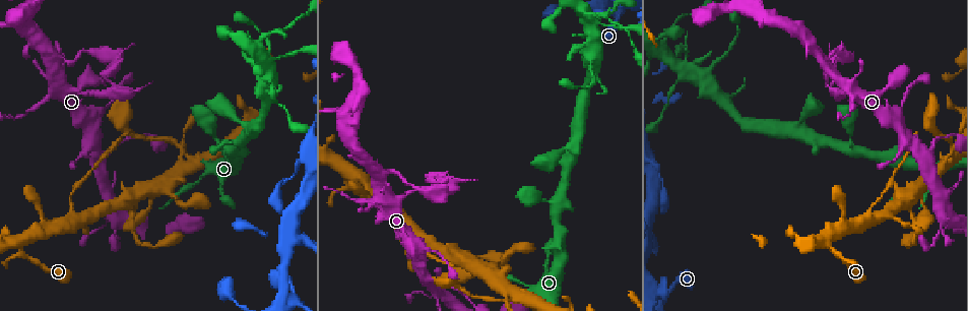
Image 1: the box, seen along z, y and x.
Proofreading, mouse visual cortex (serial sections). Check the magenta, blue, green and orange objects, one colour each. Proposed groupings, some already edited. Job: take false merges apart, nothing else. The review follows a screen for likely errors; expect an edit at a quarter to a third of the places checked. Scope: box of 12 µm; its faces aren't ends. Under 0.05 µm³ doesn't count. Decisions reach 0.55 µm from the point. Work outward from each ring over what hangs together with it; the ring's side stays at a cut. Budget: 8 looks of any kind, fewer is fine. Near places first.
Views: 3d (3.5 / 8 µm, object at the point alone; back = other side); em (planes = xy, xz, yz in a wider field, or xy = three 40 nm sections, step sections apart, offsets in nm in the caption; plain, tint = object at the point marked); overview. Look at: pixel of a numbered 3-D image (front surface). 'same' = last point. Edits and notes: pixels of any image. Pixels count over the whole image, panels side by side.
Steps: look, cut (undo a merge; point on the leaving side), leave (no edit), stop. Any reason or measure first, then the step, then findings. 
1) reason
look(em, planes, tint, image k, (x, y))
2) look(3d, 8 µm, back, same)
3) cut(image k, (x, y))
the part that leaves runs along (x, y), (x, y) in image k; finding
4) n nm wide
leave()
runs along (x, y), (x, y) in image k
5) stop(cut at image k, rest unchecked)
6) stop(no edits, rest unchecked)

three-way junction
look(em, xy, step 1, tint, image 1, (75, 221))

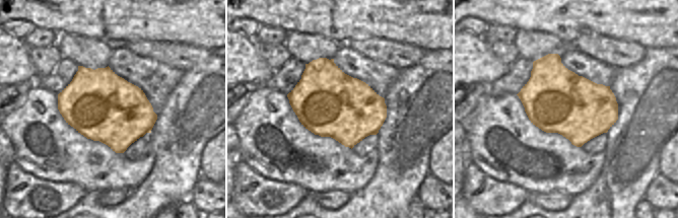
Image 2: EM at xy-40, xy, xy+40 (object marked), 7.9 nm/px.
see where the arms go
look(3d, 3.5 µm, same)

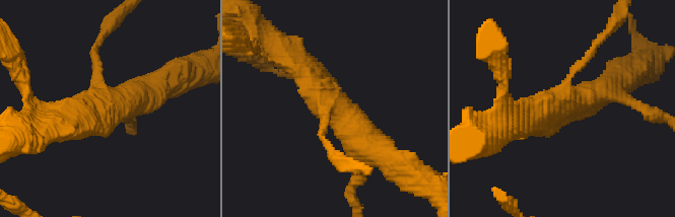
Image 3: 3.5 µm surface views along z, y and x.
arms of 150, 450, 450 nm
leave()
all the same cell

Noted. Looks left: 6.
abrupt turn
look(3d, 3.5 µm, image 1, (401, 174))

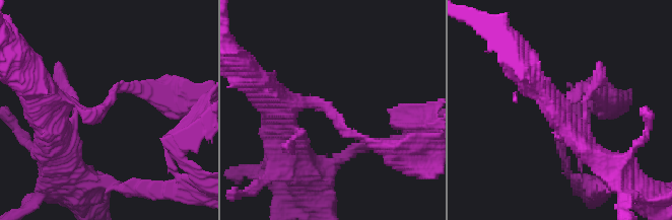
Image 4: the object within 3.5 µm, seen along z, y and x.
need the tissue
look(em, planes, tint, image 4, (97, 112))

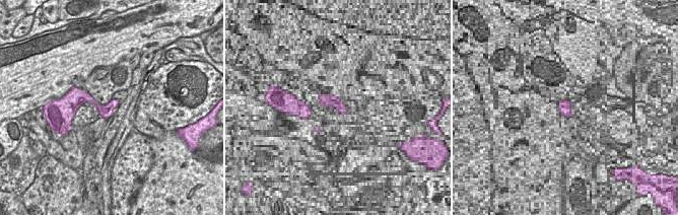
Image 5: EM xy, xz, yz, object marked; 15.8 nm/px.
leave()
runs along (115, 101), (110, 106), (90, 99), (78, 102) in image 5; one cell here

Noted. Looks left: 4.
a fork
look(3d, 8 µm, image 1, (836, 93))

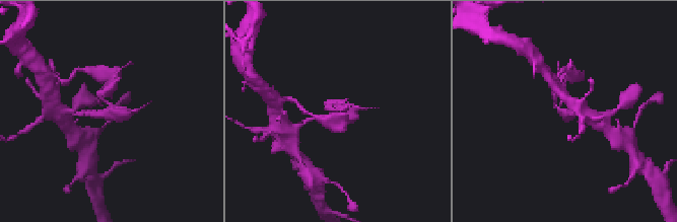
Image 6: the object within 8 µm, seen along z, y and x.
now the EM
look(em, xy, step 1, tint, image 6, (107, 112))

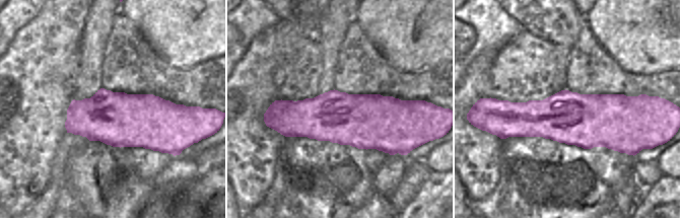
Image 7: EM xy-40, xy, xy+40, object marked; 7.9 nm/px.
cut(image 6, (114, 85))
the part that leaves runs along (107, 101), (104, 93), (120, 77) in image 6; a second cell is stuck on

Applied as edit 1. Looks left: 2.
stop(cut at image 6, rest unchecked)

